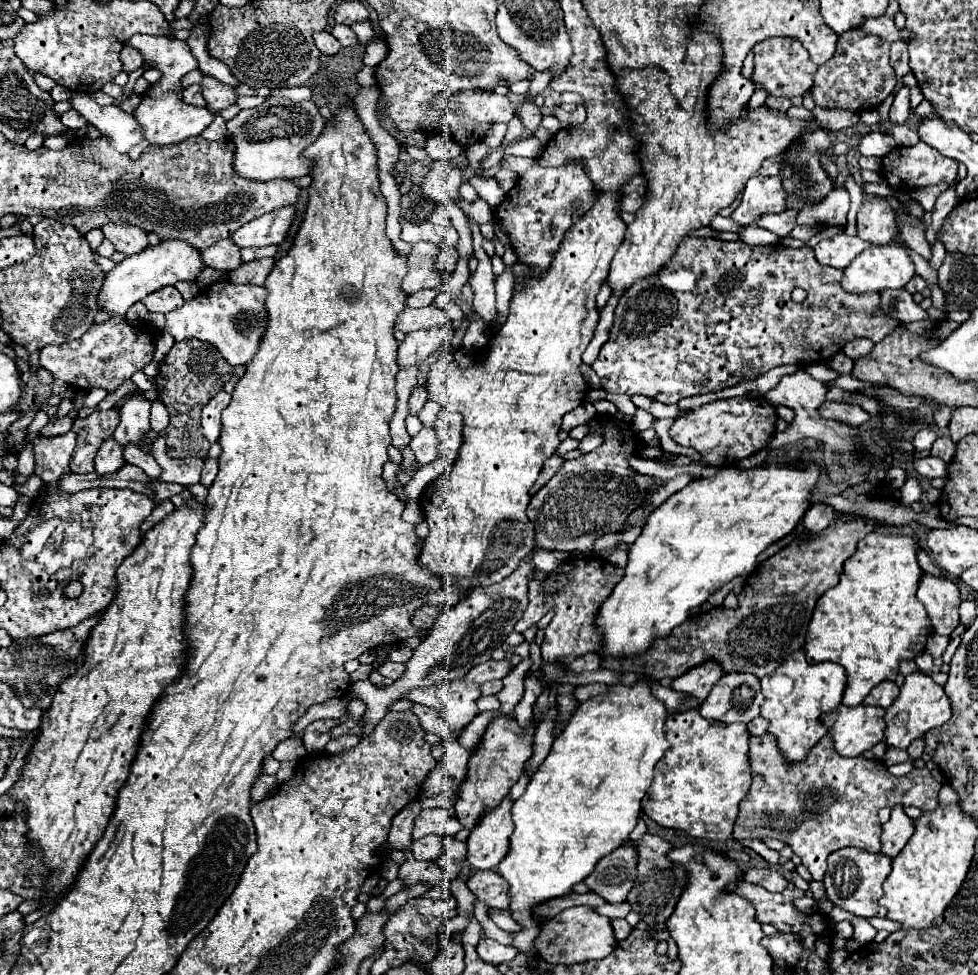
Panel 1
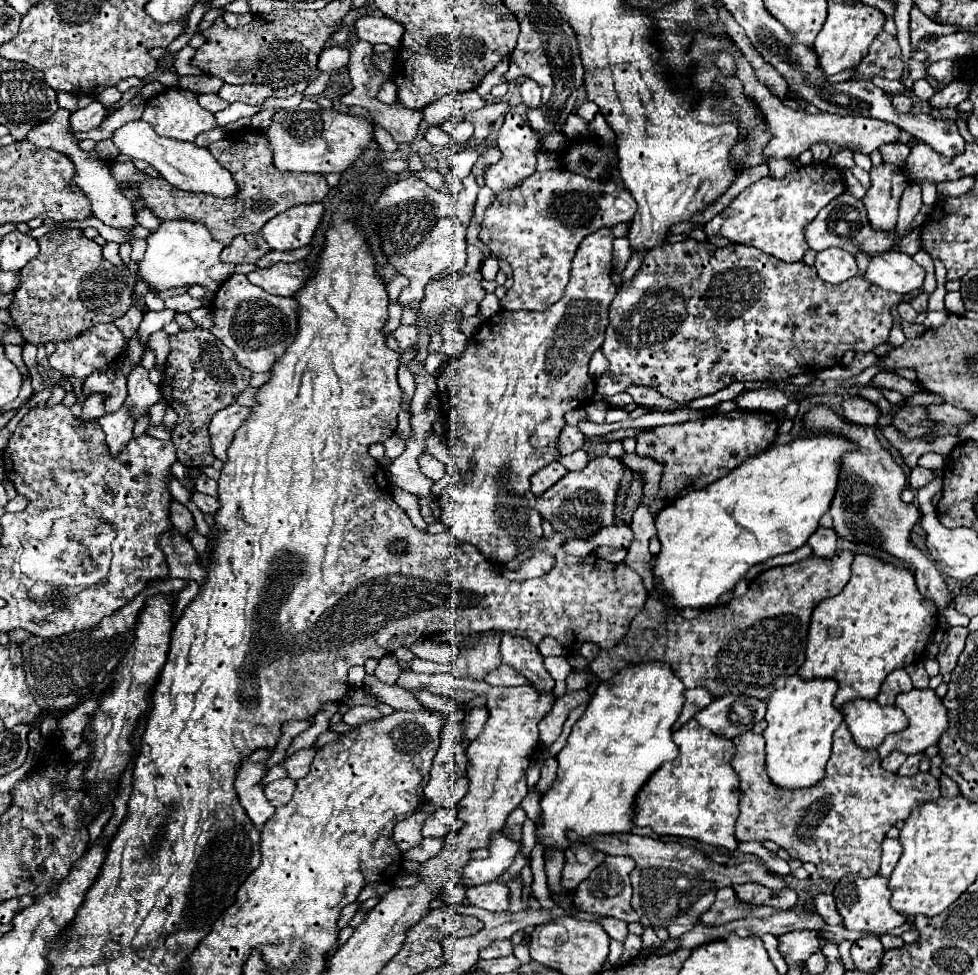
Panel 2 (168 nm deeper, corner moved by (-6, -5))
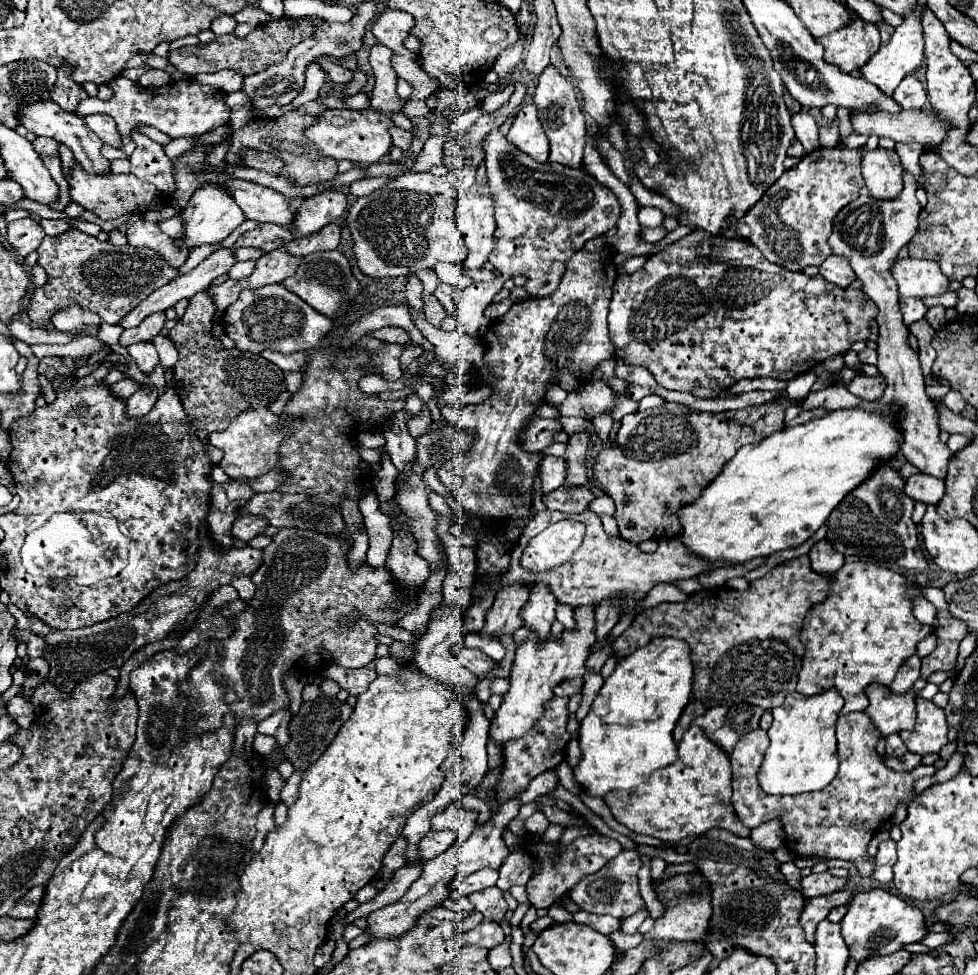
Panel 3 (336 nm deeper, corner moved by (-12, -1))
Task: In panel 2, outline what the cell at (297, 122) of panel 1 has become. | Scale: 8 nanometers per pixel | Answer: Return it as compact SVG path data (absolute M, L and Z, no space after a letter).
M302 99L296 109L280 109L272 115L272 123L262 129L272 147L274 165L288 173L342 173L366 149L372 139L372 123L334 109L322 109L310 99Z

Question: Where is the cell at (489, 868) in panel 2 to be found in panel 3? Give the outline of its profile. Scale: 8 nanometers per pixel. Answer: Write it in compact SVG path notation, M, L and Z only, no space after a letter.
M482 869L482 871L476 871L468 877L464 877L462 881L452 881L452 889L458 891L462 897L468 897L470 893L476 893L476 891L482 891L486 887L492 887L496 885L498 881L498 871L494 869Z

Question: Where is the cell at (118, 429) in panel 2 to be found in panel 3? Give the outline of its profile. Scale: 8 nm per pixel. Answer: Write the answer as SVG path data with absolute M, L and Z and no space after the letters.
M140 389L132 397L128 397L128 417L142 417L146 415L158 399L156 389Z

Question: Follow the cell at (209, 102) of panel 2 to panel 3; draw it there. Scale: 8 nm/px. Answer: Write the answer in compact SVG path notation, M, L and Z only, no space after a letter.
M244 91L228 93L226 95L226 105L232 109L230 113L230 125L234 129L244 127L252 119L252 101Z

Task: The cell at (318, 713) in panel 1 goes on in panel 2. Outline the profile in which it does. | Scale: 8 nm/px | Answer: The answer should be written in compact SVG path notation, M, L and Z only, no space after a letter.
M310 747L307 749L300 749L294 755L288 755L288 759L284 761L284 767L288 771L288 775L292 779L302 779L308 773L308 767L312 765L312 759L316 755L316 749Z

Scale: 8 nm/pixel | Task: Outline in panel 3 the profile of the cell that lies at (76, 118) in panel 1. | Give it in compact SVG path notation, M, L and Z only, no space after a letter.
M88 115L88 117L84 117L84 121L102 139L102 143L112 145L116 149L122 149L122 137L120 137L112 117L108 117L108 115Z

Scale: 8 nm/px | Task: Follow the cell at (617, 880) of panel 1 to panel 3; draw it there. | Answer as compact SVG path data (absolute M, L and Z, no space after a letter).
M624 849L612 861L608 861L608 865L604 865L598 873L592 873L584 881L580 881L568 893L568 897L582 911L596 913L596 915L612 915L616 919L626 919L632 913L636 913L640 907L644 907L644 901L642 901L642 897L638 893L638 879L636 879L636 873L638 873L640 867L642 867L642 861L640 861L638 853Z

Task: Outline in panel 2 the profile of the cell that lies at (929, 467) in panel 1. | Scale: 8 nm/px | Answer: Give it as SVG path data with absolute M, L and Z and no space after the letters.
M916 465L916 467L912 469L912 473L910 473L910 487L912 487L912 489L920 489L920 487L924 487L926 483L930 483L932 479L936 479L936 475L934 475L932 469L926 469L926 467Z

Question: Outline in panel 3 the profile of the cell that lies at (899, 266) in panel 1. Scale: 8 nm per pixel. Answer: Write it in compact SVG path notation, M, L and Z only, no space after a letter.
M898 259L892 267L902 297L934 297L948 291L950 281L938 269L938 263L928 259Z

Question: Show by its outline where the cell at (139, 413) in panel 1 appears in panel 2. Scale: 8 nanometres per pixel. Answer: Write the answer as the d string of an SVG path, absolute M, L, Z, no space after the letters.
M136 367L128 375L128 397L124 401L124 407L132 413L134 421L146 417L150 405L154 405L160 397L160 389L150 383L148 371L144 367Z

